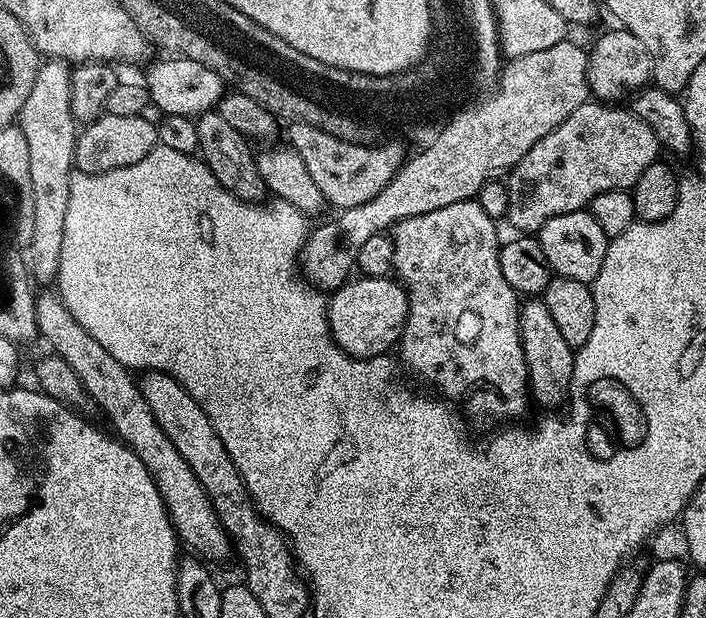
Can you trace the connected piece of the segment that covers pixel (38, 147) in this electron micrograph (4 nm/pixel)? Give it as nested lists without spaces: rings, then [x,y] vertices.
[[[48,58],[37,68],[36,81],[30,90],[30,98],[26,98],[22,106],[18,126],[22,134],[26,134],[26,146],[30,146],[30,191],[34,194],[34,238],[26,242],[28,274],[37,285],[48,286],[55,281],[60,269],[62,230],[66,230],[66,209],[70,207],[70,178],[74,171],[78,135],[78,121],[72,115],[72,68],[65,61]]]

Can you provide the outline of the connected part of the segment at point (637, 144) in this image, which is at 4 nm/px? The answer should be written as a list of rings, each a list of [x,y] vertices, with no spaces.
[[[585,102],[566,118],[553,132],[546,134],[514,166],[506,177],[508,186],[507,223],[516,227],[520,234],[539,233],[540,227],[558,214],[570,214],[587,209],[598,194],[606,194],[615,188],[630,190],[642,178],[642,170],[658,160],[662,149],[654,130],[642,122],[627,107],[617,106],[612,102]]]

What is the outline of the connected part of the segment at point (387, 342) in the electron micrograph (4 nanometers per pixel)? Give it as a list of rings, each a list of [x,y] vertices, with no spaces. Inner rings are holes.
[[[360,276],[335,289],[328,302],[328,329],[336,344],[351,356],[383,356],[399,345],[408,317],[408,291],[395,278]]]

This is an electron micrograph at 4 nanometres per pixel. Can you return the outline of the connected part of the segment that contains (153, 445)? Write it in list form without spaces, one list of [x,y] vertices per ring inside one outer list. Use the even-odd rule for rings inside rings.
[[[44,290],[35,297],[36,316],[39,335],[52,343],[51,351],[61,356],[82,378],[82,386],[87,390],[97,409],[106,419],[112,423],[111,431],[122,441],[150,470],[154,482],[158,486],[158,494],[162,494],[162,502],[168,511],[168,517],[172,519],[172,526],[176,529],[177,537],[184,540],[193,548],[197,557],[208,560],[224,560],[230,553],[230,541],[224,533],[224,527],[220,525],[220,519],[212,509],[210,498],[206,490],[202,490],[202,482],[194,478],[194,470],[186,466],[186,458],[178,454],[174,442],[162,434],[162,426],[154,418],[150,406],[146,406],[146,398],[142,398],[137,377],[118,358],[112,357],[107,350],[98,346],[78,322],[74,322],[74,316],[62,302],[62,298],[55,291]],[[133,376],[133,377],[132,377]],[[205,556],[205,557],[204,557]],[[208,559],[208,560],[207,560]]]

